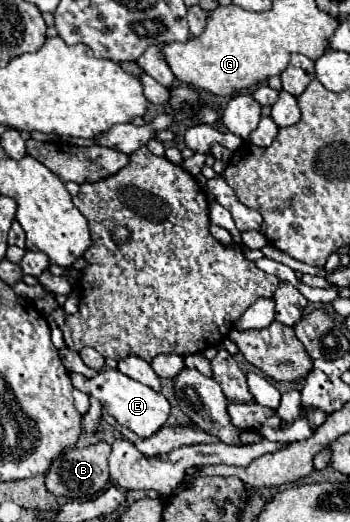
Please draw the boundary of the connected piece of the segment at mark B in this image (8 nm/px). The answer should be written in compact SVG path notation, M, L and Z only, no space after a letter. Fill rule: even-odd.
M98 442L82 450L78 448L64 450L64 454L54 458L52 466L46 472L48 492L62 498L76 498L76 500L94 498L108 484L108 456L110 456L110 446L106 442Z

